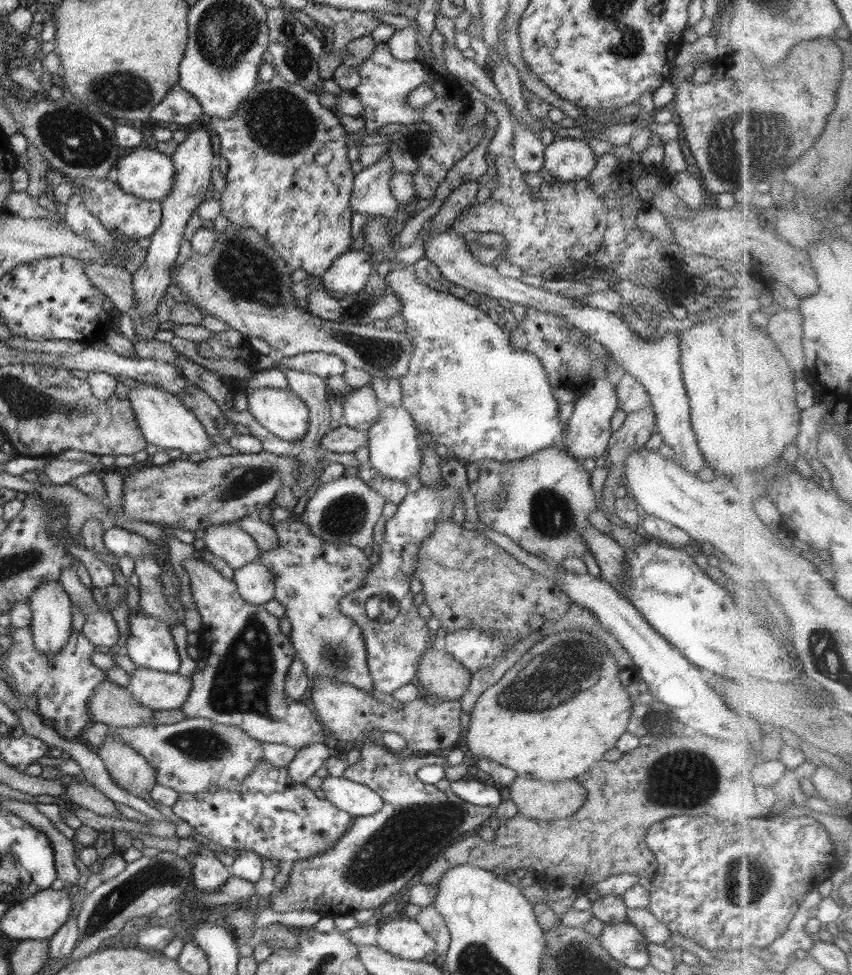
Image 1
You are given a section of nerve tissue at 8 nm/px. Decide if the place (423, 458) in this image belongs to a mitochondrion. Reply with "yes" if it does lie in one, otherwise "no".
no

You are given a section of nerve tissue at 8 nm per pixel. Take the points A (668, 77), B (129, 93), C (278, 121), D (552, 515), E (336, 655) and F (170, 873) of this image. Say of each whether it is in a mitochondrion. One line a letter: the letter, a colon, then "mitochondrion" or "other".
A: other
B: mitochondrion
C: mitochondrion
D: mitochondrion
E: mitochondrion
F: mitochondrion

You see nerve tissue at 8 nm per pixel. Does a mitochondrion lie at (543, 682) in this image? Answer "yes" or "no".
yes

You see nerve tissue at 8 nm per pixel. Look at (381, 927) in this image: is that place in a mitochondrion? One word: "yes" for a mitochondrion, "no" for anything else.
no

